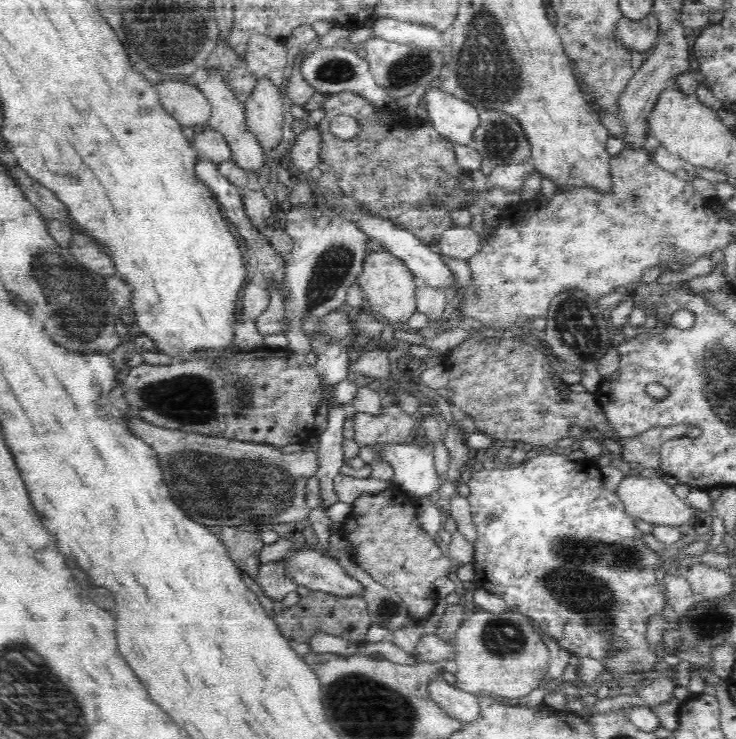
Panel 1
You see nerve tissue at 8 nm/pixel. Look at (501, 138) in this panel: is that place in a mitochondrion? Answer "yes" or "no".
yes

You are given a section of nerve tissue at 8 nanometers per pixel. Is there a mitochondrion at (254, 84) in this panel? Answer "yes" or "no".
no

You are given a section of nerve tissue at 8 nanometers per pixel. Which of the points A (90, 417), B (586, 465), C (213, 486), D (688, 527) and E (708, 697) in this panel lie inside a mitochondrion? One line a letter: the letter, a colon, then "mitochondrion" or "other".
A: other
B: other
C: mitochondrion
D: other
E: other

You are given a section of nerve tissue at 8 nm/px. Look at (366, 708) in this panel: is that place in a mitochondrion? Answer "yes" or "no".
yes

